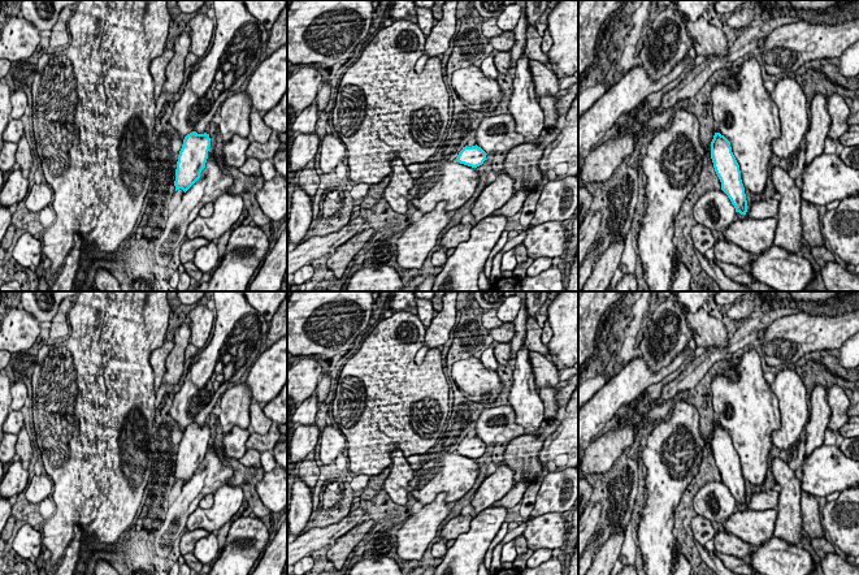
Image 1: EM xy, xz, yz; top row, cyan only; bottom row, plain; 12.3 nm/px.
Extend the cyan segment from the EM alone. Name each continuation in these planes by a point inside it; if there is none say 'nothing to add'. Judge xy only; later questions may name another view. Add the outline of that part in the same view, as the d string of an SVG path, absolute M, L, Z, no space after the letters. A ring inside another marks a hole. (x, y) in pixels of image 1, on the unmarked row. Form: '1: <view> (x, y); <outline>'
nothing to add

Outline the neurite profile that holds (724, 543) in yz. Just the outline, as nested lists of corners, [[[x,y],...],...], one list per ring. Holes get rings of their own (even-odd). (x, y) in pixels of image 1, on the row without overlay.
[[[720,529],[719,533],[713,537],[713,544],[716,552],[734,555],[742,559],[747,559],[754,552],[752,545],[723,529]]]

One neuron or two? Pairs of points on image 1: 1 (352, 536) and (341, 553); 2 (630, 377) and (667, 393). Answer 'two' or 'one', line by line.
1: one
2: two

